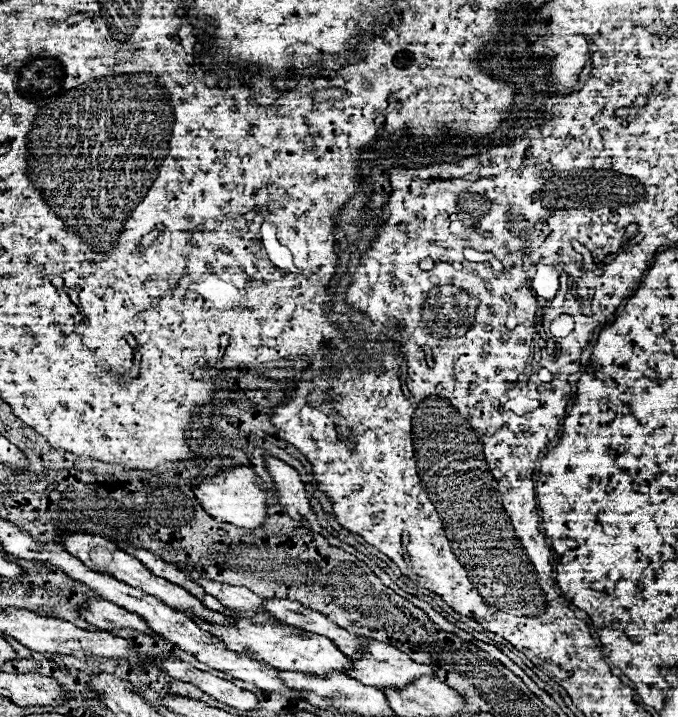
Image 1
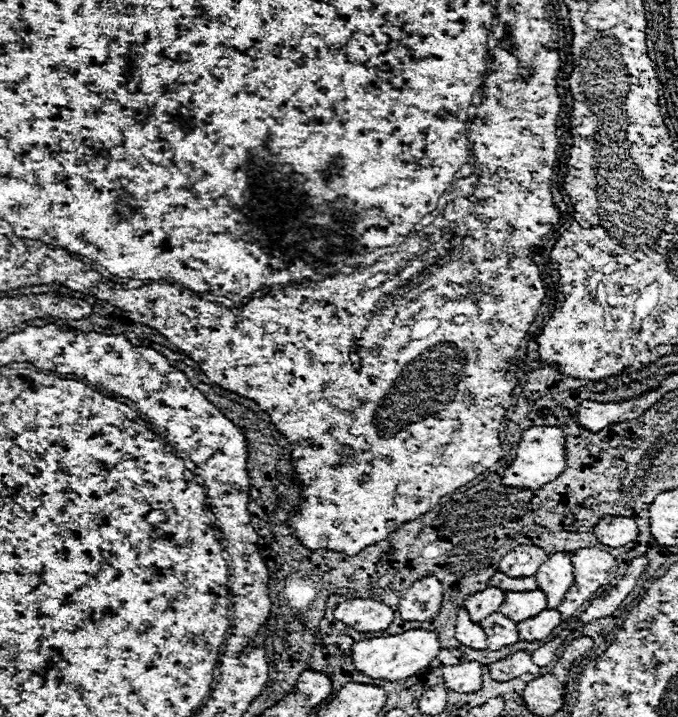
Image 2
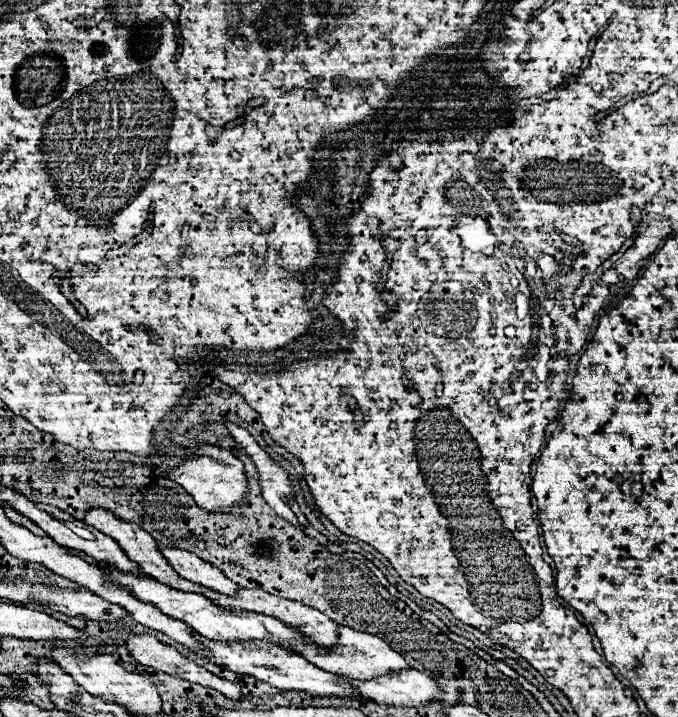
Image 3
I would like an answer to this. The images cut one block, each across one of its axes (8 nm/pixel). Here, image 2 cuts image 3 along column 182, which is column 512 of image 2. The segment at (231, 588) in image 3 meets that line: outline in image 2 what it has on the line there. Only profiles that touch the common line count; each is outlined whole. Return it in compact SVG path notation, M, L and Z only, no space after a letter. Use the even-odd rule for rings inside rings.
M516 546L500 560L498 570L512 578L534 576L536 570L542 566L544 558L546 558L546 552L538 546Z

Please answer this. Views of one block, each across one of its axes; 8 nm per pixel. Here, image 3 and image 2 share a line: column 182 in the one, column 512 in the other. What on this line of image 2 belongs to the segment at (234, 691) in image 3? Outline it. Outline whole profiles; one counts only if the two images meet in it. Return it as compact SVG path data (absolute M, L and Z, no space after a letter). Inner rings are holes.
M516 652L514 656L508 656L500 662L490 664L488 670L490 670L490 678L496 682L508 682L522 674L540 676L540 668L532 662L532 656L528 652Z

